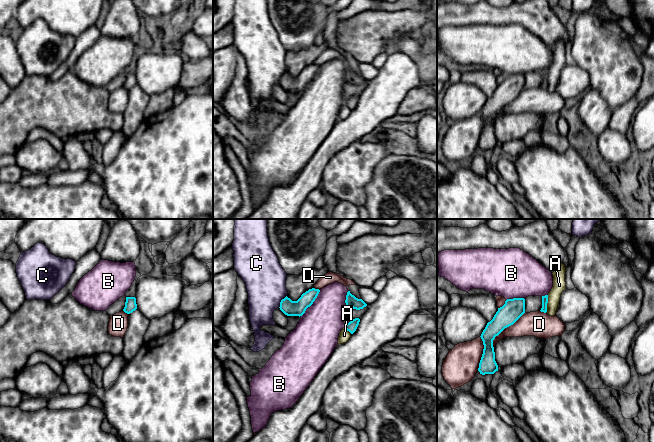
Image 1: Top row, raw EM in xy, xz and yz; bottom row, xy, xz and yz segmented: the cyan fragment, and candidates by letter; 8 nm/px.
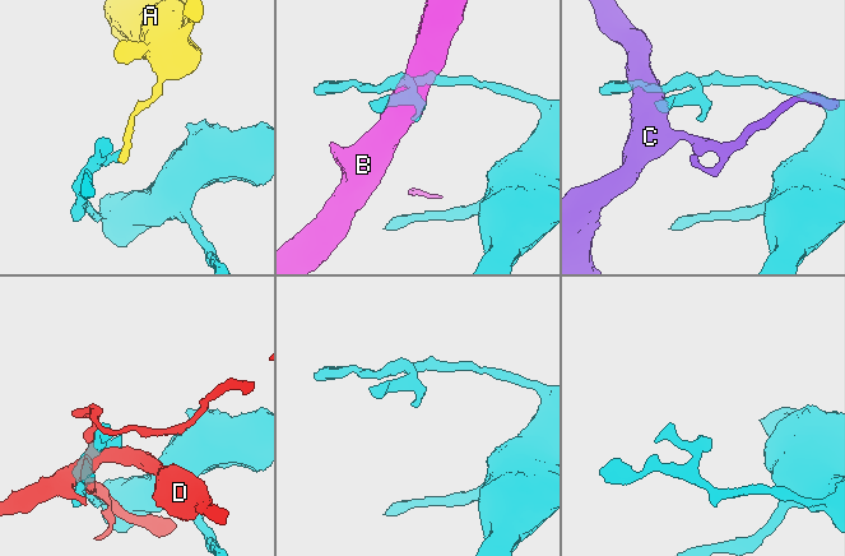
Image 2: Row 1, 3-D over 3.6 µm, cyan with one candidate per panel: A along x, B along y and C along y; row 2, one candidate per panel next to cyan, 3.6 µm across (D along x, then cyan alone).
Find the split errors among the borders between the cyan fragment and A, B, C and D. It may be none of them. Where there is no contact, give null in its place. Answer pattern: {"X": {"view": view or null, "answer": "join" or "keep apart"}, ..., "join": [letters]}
{"A": {"view": "yz", "answer": "keep apart"}, "B": {"view": "xz", "answer": "keep apart"}, "C": {"view": "xz", "answer": "keep apart"}, "D": {"view": "yz", "answer": "keep apart"}, "join": []}

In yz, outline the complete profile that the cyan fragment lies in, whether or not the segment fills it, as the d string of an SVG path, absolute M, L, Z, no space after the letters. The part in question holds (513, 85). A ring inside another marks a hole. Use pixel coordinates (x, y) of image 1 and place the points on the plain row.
M524 74L507 75L505 80L498 84L493 95L487 99L480 112L484 121L483 130L478 144L480 150L494 150L498 147L498 141L495 137L493 116L505 104L513 101L524 89Z

